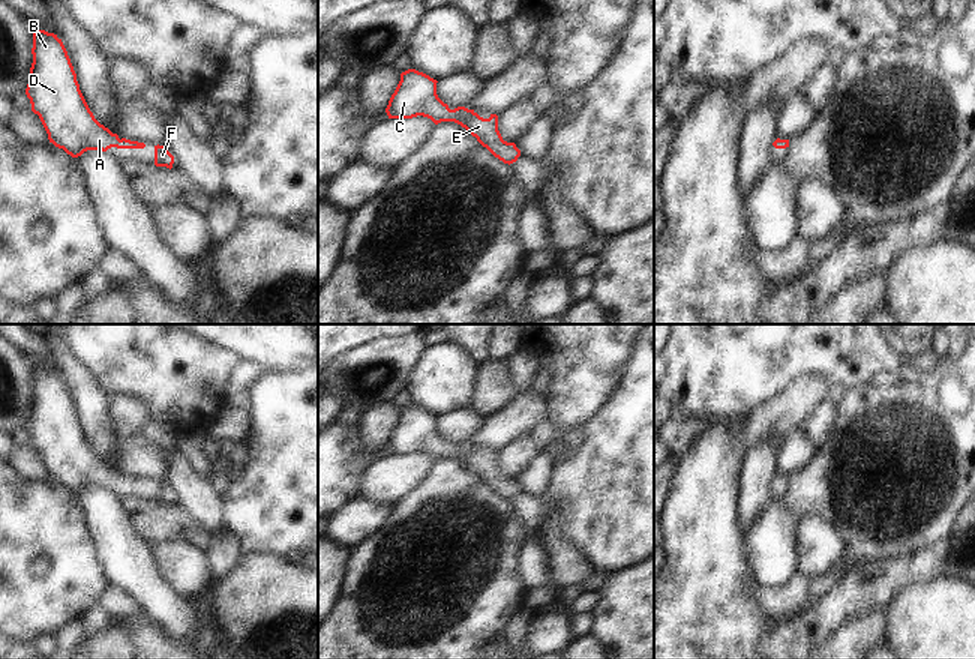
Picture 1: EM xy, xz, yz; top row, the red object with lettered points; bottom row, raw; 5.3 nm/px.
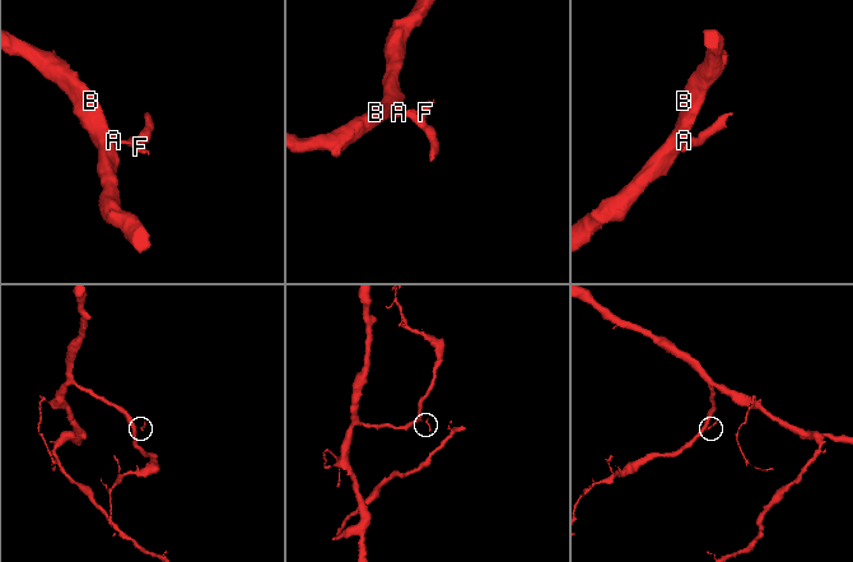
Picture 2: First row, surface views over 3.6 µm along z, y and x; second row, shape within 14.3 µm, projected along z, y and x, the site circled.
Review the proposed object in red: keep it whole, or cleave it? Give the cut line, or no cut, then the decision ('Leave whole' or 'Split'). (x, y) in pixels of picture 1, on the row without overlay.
No split. Leave whole.

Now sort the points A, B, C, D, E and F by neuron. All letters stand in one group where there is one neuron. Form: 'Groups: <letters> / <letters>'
Groups: A B C D E F.

